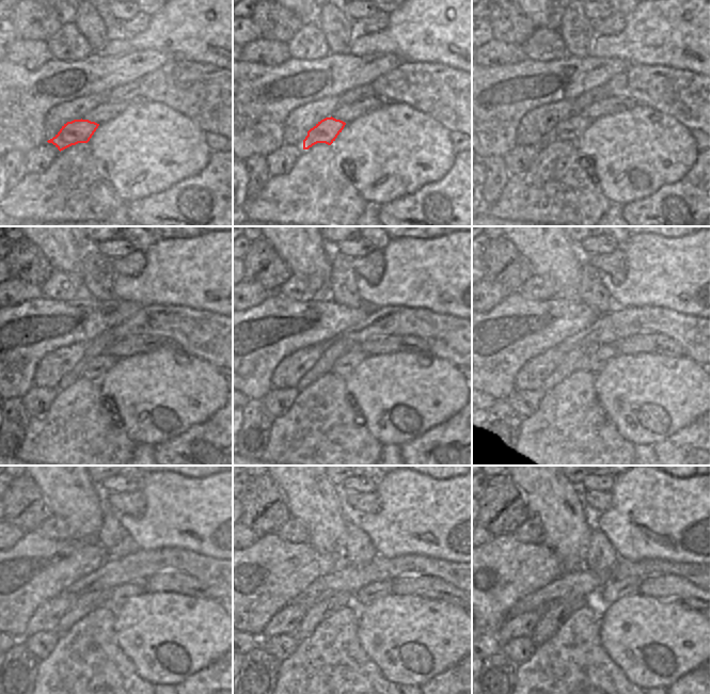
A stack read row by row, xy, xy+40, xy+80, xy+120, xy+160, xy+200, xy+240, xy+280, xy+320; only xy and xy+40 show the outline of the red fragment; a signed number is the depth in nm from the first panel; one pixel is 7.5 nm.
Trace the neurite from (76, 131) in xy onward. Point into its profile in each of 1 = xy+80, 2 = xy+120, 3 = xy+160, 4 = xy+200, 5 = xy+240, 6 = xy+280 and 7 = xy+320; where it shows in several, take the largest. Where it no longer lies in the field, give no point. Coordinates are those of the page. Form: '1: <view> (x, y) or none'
1: xy+80 (569, 129)
2: xy+120 (99, 365)
3: xy+160 (345, 365)
4: xy+200 (598, 357)
5: xy+240 (120, 595)
6: xy+280 (368, 594)
7: xy+320 (613, 590)

